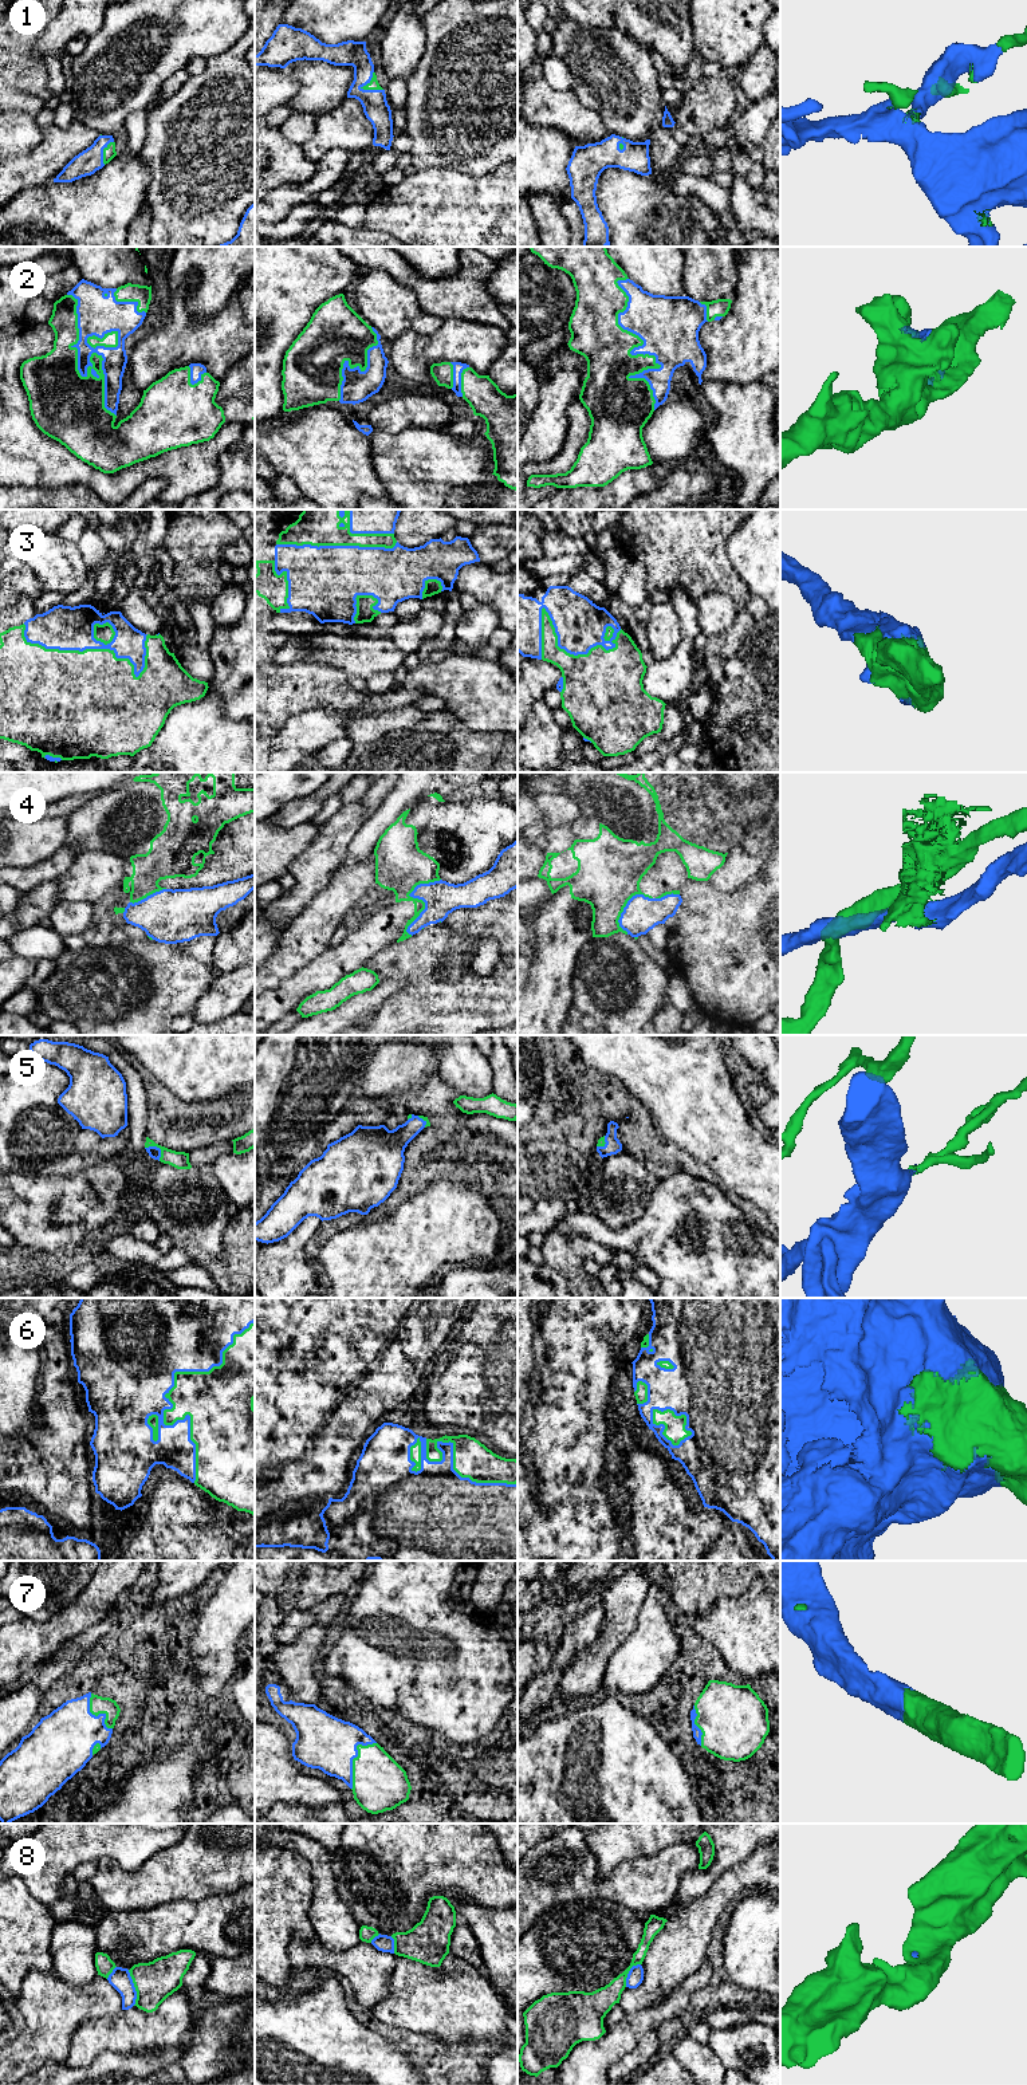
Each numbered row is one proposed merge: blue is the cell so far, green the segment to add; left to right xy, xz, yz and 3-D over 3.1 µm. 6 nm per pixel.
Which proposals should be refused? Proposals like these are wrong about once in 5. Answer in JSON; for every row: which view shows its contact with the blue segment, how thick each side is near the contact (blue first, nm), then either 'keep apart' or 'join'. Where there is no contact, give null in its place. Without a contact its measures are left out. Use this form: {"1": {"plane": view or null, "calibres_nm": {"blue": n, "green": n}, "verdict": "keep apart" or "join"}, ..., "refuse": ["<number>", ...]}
{"1": {"plane": "xz", "calibres_nm": {"blue": 150, "green": 60}, "verdict": "join"}, "2": {"plane": "xy", "calibres_nm": {"blue": 140, "green": 420}, "verdict": "join"}, "3": {"plane": "yz", "calibres_nm": {"blue": 300, "green": 220}, "verdict": "join"}, "4": {"plane": "xz", "calibres_nm": {"blue": 200, "green": 300}, "verdict": "keep apart"}, "5": {"plane": "xy", "calibres_nm": {"blue": 70, "green": 110}, "verdict": "join"}, "6": {"plane": "xy", "calibres_nm": {"blue": 460, "green": 320}, "verdict": "join"}, "7": {"plane": "xz", "calibres_nm": {"blue": 320, "green": 320}, "verdict": "join"}, "8": {"plane": "xy", "calibres_nm": {"blue": 120, "green": 240}, "verdict": "keep apart"}, "refuse": ["4", "8"]}

